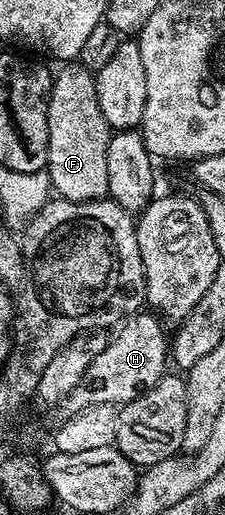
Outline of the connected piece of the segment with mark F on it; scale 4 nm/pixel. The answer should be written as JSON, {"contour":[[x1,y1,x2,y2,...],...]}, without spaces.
{"contour":[[69,61,51,79,49,89,49,181,62,199,86,203,109,194,107,145,111,128,99,109,97,81,92,70,80,61]]}

